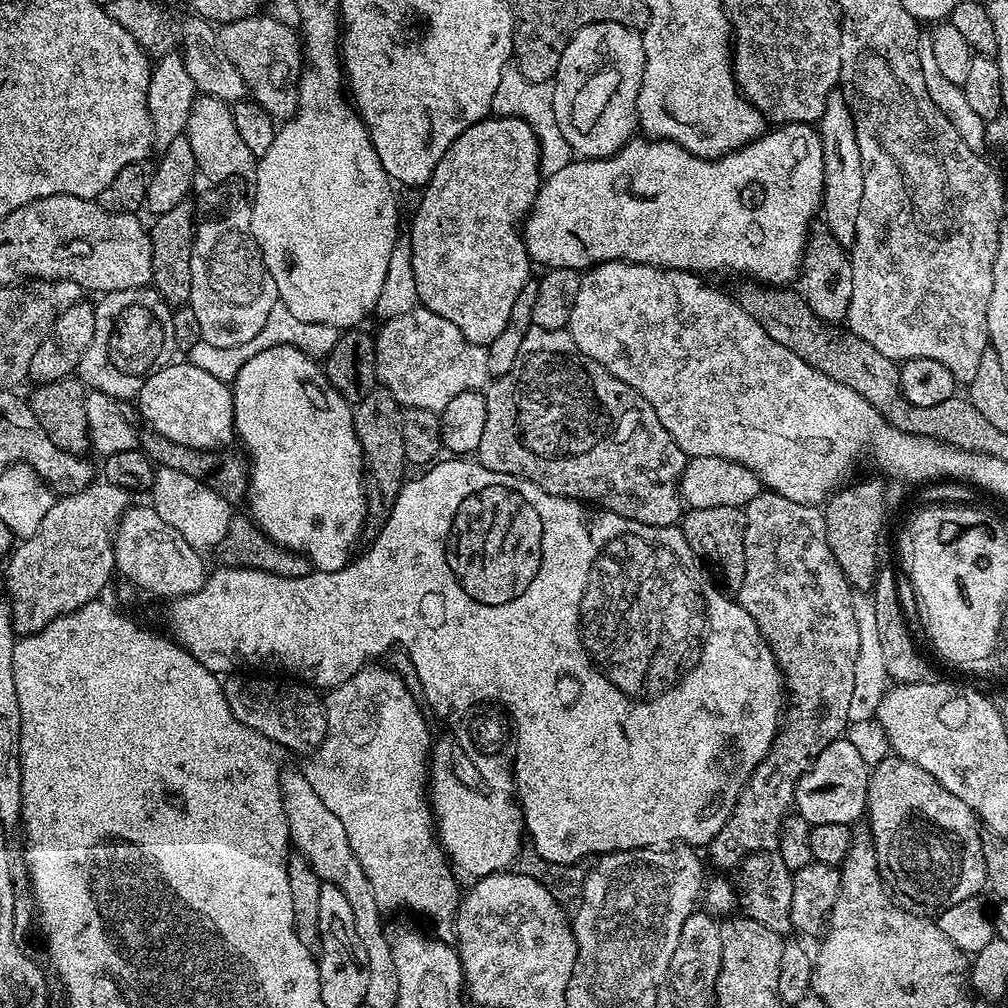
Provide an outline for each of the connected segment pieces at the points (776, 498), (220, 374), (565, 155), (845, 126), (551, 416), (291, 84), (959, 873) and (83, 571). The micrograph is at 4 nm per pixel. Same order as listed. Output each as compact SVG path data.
M761 490L743 510L746 518L746 538L744 539L746 578L742 578L742 586L738 590L738 603L746 610L746 614L750 614L750 618L756 620L760 633L766 638L766 642L772 648L772 653L776 655L780 672L784 675L786 681L786 711L783 713L780 730L776 734L776 740L772 743L772 749L756 765L752 775L748 778L747 784L740 792L740 797L730 814L730 818L724 823L722 830L718 830L718 834L713 838L711 844L707 845L706 852L708 852L709 858L712 859L713 866L716 867L715 871L732 881L732 887L736 889L739 903L742 905L743 915L754 922L762 922L762 926L766 926L766 930L774 930L780 937L784 938L793 931L793 926L790 922L793 873L788 871L786 862L782 862L780 827L785 816L789 815L790 809L793 807L798 781L808 773L810 766L818 758L818 754L822 754L822 750L826 750L826 746L830 746L830 742L841 739L845 735L844 727L849 727L850 723L847 715L849 713L850 696L854 691L854 664L858 659L858 625L855 621L855 606L853 604L854 589L842 574L842 570L830 550L830 542L826 538L826 522L824 521L823 511L814 504L790 502L790 498L782 498L782 494L771 490Z
M277 302L270 310L262 330L258 330L258 334L254 334L254 338L250 338L248 342L242 342L241 345L236 346L210 346L210 342L200 339L193 348L187 349L186 360L187 363L198 366L198 370L206 370L206 374L214 374L214 378L231 382L236 379L238 370L242 370L242 366L246 366L246 362L250 362L254 354L262 350L270 350L270 346L282 346L283 344L294 346L304 350L304 353L313 360L323 361L332 348L333 336L333 329L328 328L325 324L302 322L302 318L294 318L294 314L290 314L290 310L286 310L284 304Z
M508 63L502 70L502 82L498 82L498 90L492 99L491 115L517 116L530 125L540 143L540 170L545 177L558 174L562 166L572 163L572 147L566 142L562 130L558 130L558 122L554 118L554 90L549 81L530 82L515 63Z
M837 90L828 96L826 110L818 121L820 141L824 150L824 202L822 214L828 224L826 230L846 250L851 249L858 234L858 210L862 210L862 154L858 148L858 134L854 118L844 101L843 91Z
M529 328L514 366L487 385L484 401L486 427L475 455L486 470L520 476L552 496L587 502L646 526L670 528L681 519L680 476L686 457L678 442L658 422L654 406L626 382L614 378L610 370L582 354L567 330Z
M253 14L243 20L229 20L219 25L218 31L222 50L226 50L226 58L234 62L238 74L242 74L245 89L251 99L257 100L277 121L283 122L296 114L296 99L300 93L300 74L304 71L304 54L302 40L297 29L284 25L269 14Z
M888 754L877 768L875 765L868 777L867 820L872 830L870 843L876 849L881 877L886 878L887 887L897 901L913 909L936 914L950 906L958 906L958 902L979 897L980 891L985 891L986 862L982 858L980 841L982 828L976 815L970 806L966 806L966 802L962 802L962 798L954 798L946 786L926 774L922 766L914 766L914 762L906 762L895 754Z
M93 482L81 492L70 492L53 499L42 526L28 540L20 540L11 549L8 560L8 596L12 599L12 630L20 636L37 632L59 616L78 610L83 604L97 599L108 579L116 572L116 559L112 545L116 525L130 507L130 494L107 482Z

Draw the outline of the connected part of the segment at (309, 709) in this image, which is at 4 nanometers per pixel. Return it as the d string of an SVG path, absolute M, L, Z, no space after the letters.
M230 674L223 679L223 696L231 713L243 725L279 747L284 746L294 752L315 751L324 743L328 732L327 707L323 697L311 685L236 675Z

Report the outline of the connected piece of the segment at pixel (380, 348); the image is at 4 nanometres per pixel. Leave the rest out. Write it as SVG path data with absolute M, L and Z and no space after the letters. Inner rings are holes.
M417 306L410 314L387 320L380 327L374 338L377 379L402 408L426 409L438 414L458 394L481 391L489 383L487 349L481 344L470 343L458 326L428 308Z

